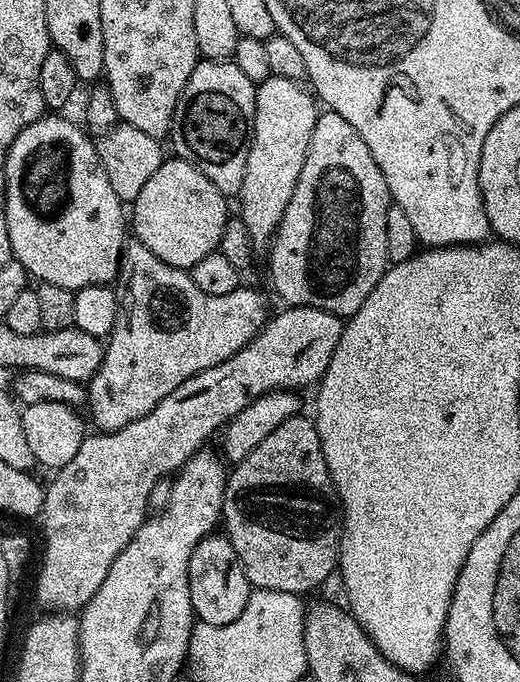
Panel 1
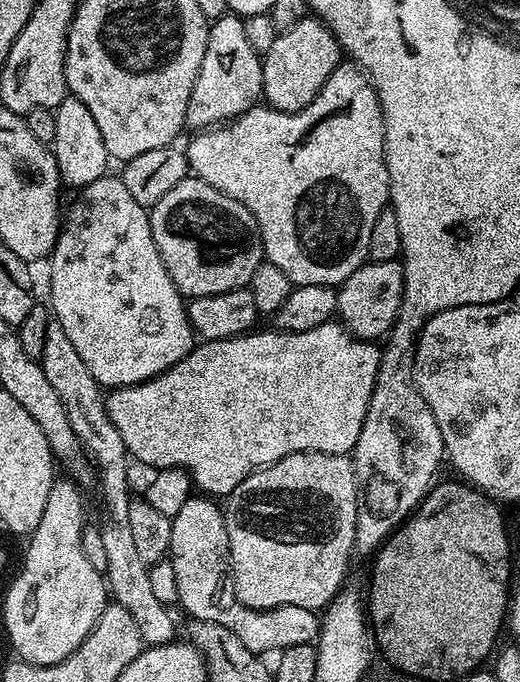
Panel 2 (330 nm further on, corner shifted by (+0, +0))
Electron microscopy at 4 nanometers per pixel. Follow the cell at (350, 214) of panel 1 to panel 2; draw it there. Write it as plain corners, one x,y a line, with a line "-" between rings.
341,62
334,70
334,74
330,74
330,78
326,78
322,90
318,90
316,97
302,110
283,112
277,108
259,107
249,108
247,112
236,117
235,120
229,120
226,124
197,131
193,135
196,137
189,142
188,148
186,147
191,175
197,180
214,186
214,190
234,198
242,206
246,206
246,210
250,210
256,223
256,229
260,231
260,241
264,247
267,263
278,266
278,270
282,270
282,274
286,274
286,278
290,278
290,282
294,286
322,286
323,284
339,286
343,284
347,276
354,274
356,268
365,263
370,242
370,229
374,227
374,221
378,218
380,211
389,207
390,204
388,171
384,161
384,119
376,91
372,89
372,84
367,76
355,64

